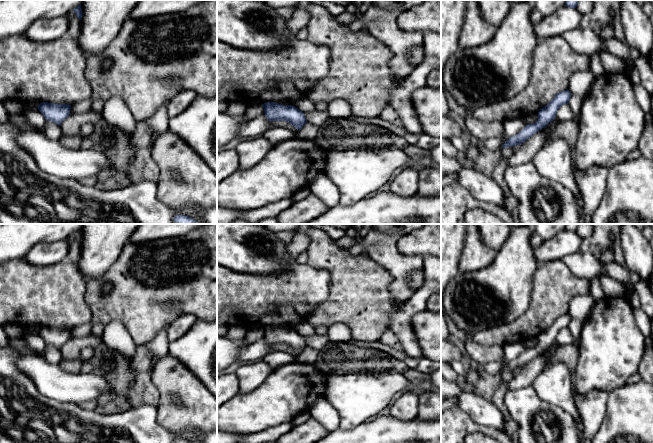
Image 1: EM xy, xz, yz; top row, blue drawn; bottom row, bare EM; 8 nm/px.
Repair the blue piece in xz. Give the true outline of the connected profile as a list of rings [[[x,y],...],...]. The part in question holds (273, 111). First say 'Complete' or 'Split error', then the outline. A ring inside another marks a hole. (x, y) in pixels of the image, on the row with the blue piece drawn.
Complete. [[[266,102],[262,106],[265,116],[270,121],[286,121],[299,130],[307,123],[304,113],[295,106],[274,102]]]

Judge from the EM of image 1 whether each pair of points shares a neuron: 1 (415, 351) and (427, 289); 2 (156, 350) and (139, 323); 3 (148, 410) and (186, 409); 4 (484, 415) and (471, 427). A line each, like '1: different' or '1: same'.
1: same
2: different
3: different
4: different

